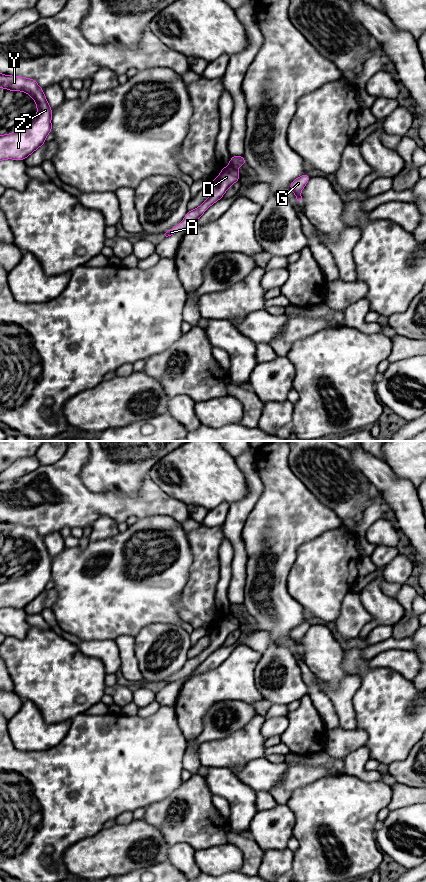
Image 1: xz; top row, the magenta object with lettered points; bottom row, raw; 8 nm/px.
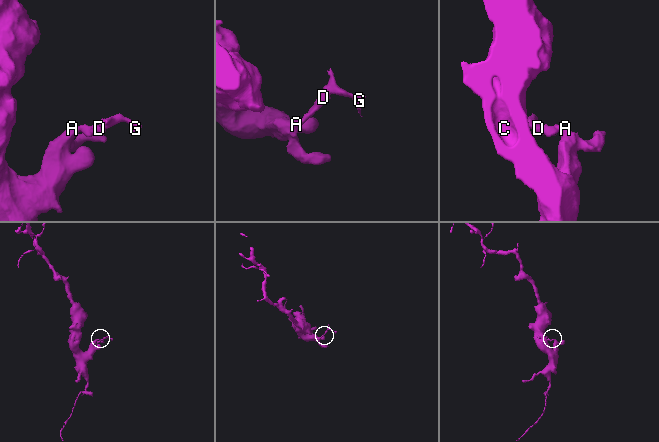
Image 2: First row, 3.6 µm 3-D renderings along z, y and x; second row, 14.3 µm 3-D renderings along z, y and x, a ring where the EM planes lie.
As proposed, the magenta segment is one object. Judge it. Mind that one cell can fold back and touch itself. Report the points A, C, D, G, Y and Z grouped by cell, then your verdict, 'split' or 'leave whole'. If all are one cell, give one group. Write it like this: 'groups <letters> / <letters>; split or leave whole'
groups A C D Y Z / G; split

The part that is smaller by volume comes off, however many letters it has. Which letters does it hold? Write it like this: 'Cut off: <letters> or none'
Cut off: G

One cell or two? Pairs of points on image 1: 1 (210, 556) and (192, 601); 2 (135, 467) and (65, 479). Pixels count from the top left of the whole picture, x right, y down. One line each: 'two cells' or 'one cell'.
1: one cell
2: two cells

